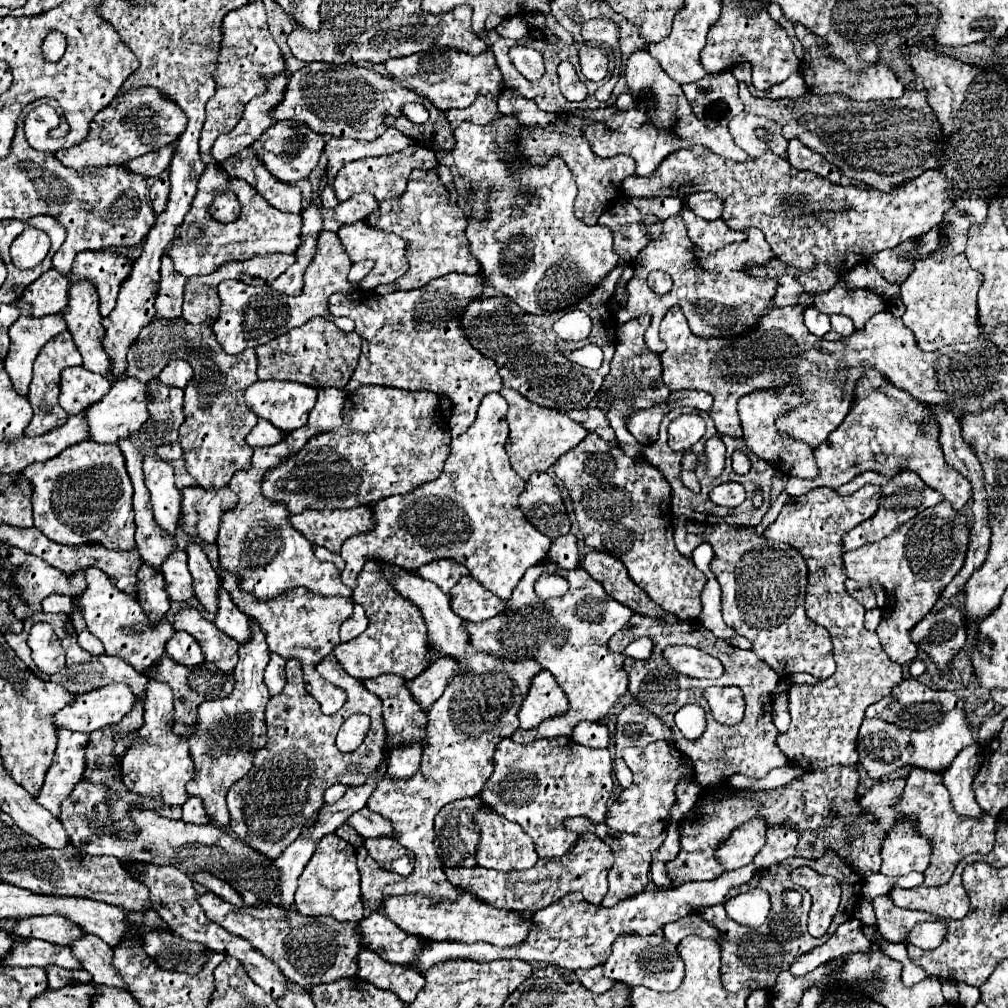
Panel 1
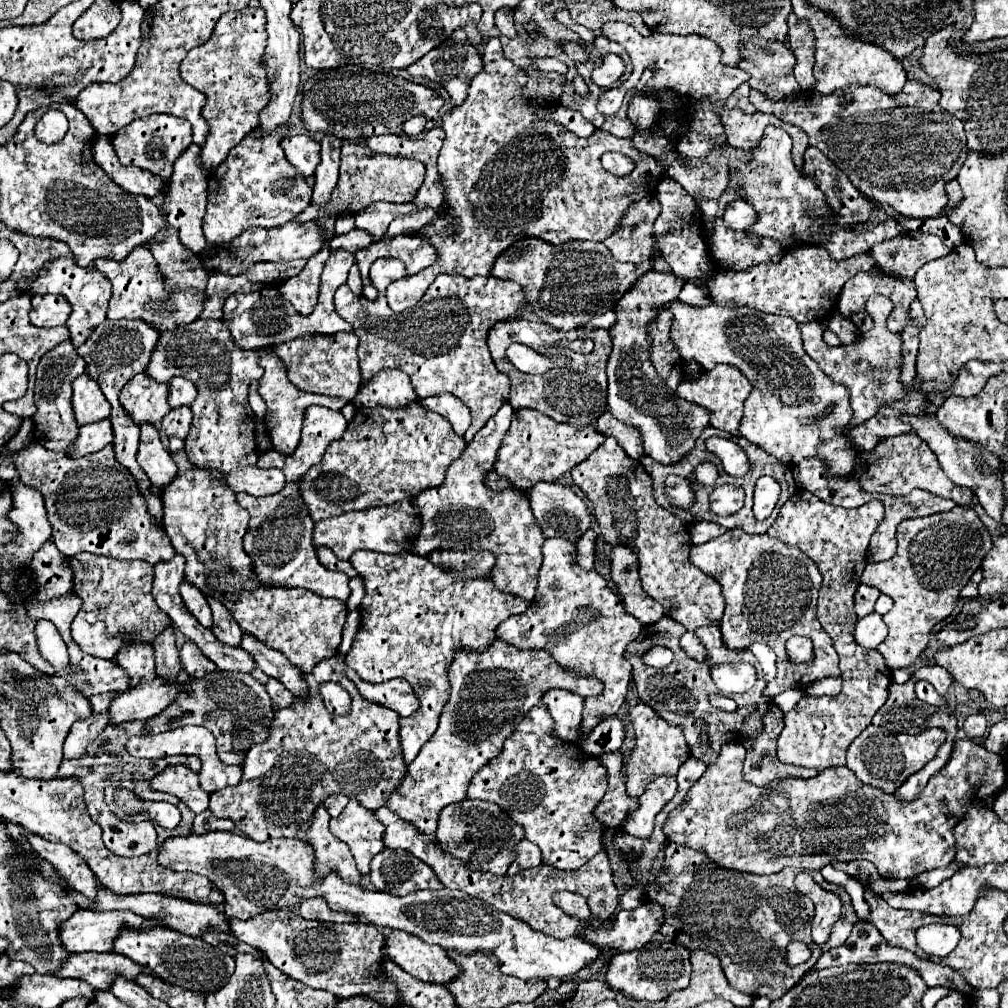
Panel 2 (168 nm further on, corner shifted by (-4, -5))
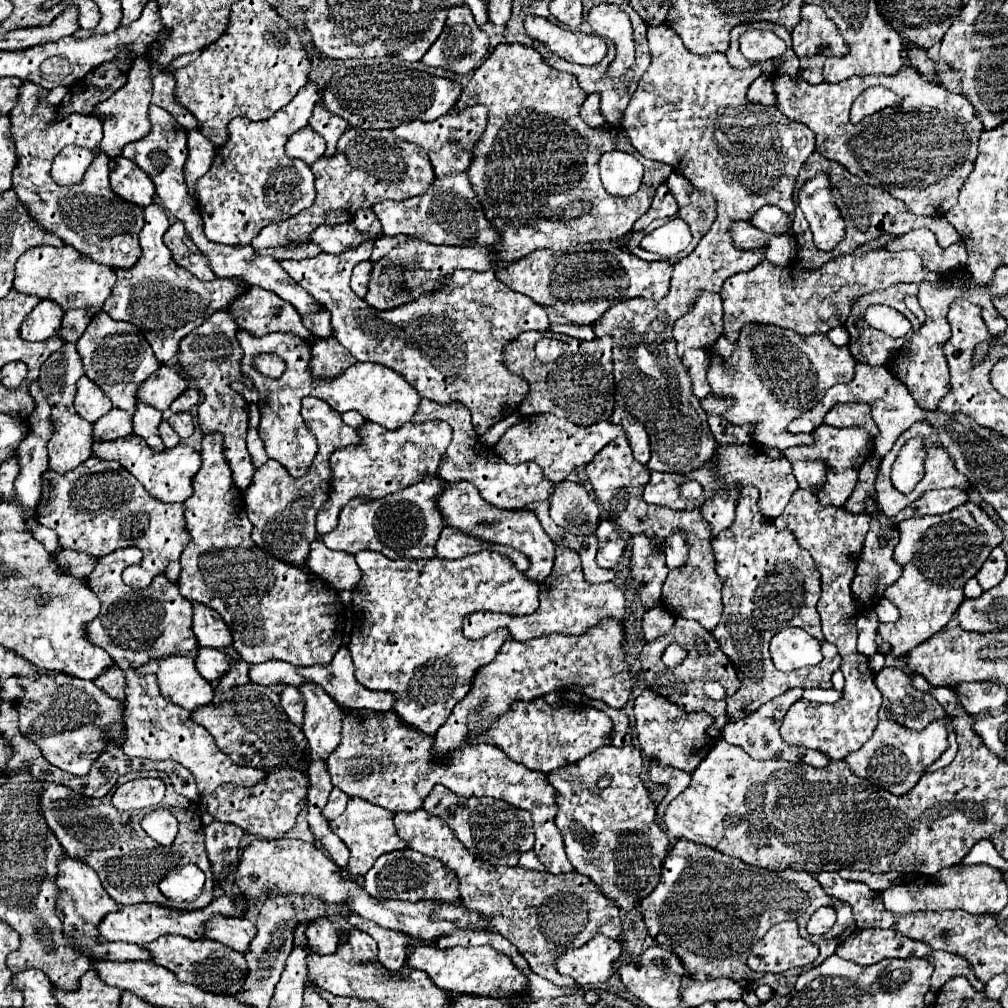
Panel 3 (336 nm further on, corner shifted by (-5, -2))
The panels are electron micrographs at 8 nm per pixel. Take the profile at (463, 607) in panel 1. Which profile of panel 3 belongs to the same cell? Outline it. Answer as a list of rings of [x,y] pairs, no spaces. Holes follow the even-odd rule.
[[[490,550],[460,560],[390,560],[378,552],[358,552],[356,562],[362,570],[362,580],[352,592],[354,628],[348,642],[354,660],[354,676],[368,690],[378,686],[382,692],[392,692],[396,696],[394,712],[420,732],[432,736],[446,722],[454,704],[468,694],[478,668],[494,660],[496,652],[510,636],[506,628],[498,628],[482,640],[468,640],[462,634],[464,616],[476,610],[510,616],[532,614],[538,610],[538,584],[520,572],[508,556]]]

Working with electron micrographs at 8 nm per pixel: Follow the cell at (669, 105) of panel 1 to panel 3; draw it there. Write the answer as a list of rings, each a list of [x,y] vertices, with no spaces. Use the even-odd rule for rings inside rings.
[[[606,152],[600,160],[600,176],[612,196],[632,196],[642,184],[642,164],[626,152]]]

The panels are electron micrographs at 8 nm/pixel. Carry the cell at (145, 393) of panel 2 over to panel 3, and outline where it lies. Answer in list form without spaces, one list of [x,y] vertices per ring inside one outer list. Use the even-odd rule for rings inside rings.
[[[160,366],[154,376],[148,376],[138,388],[138,398],[158,410],[168,410],[168,406],[188,388],[188,374],[176,366]]]

